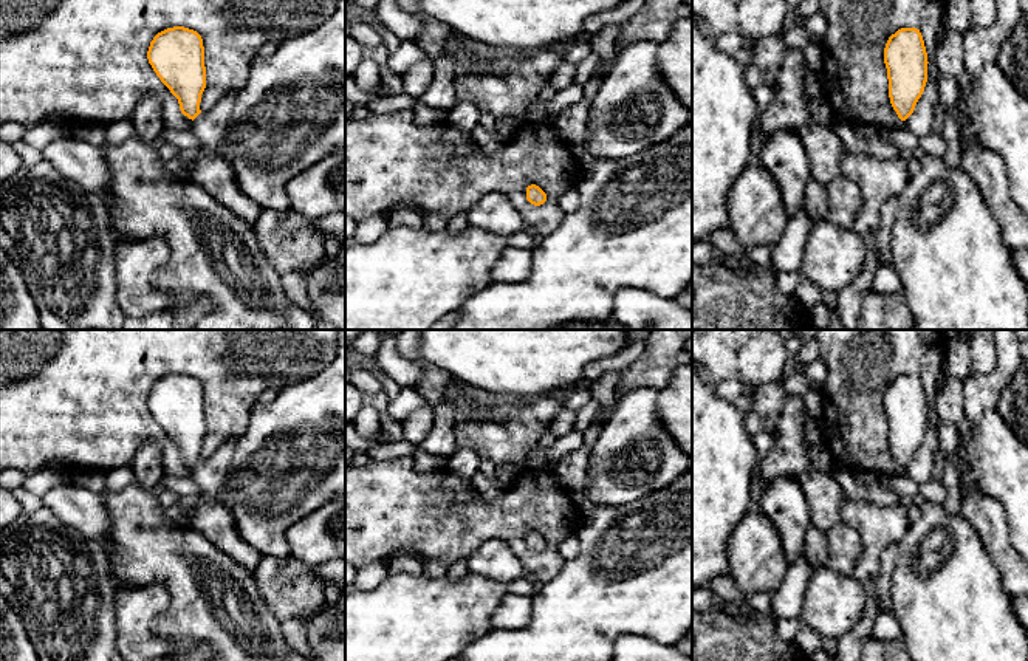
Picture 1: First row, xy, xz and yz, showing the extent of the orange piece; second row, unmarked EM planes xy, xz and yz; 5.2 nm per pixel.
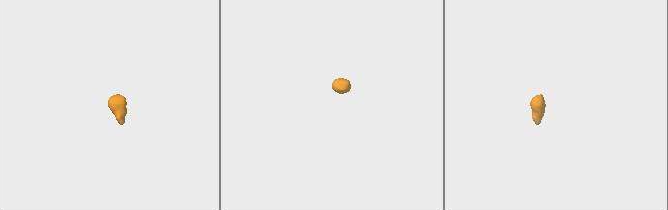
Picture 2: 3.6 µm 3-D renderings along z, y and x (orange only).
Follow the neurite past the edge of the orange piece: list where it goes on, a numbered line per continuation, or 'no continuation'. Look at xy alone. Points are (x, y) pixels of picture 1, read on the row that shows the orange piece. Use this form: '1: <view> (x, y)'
1: xy (211, 127)

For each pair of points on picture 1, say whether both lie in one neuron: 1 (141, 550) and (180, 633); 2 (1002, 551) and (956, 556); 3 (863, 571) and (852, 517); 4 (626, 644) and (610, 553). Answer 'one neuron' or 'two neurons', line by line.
1: one neuron
2: two neurons
3: one neuron
4: two neurons

